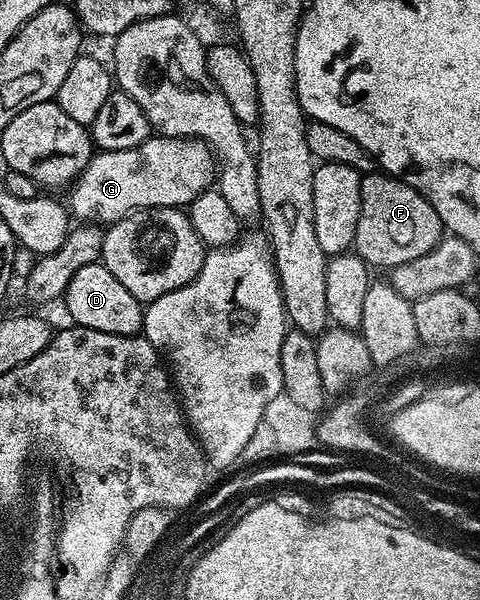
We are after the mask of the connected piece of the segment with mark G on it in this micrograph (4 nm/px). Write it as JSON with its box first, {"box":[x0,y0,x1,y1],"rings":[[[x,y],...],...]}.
{"box":[69,134,217,226],"rings":[[[152,134],[145,142],[133,146],[129,150],[113,150],[112,152],[96,151],[83,172],[70,185],[71,204],[69,212],[76,221],[98,221],[100,225],[110,226],[118,220],[124,220],[131,212],[140,208],[183,208],[190,206],[193,198],[212,187],[217,176],[217,161],[212,149],[202,140],[178,140],[172,136]]]}

